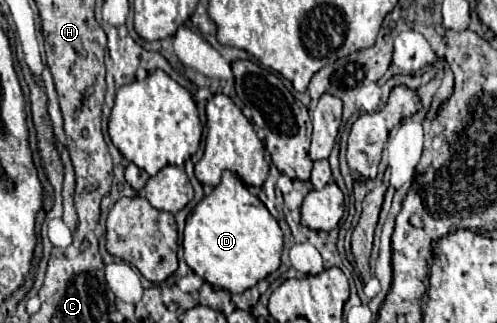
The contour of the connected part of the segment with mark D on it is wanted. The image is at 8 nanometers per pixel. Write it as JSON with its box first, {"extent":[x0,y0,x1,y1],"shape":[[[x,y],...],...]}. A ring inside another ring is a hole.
{"extent":[182,171,282,293],"shape":[[[224,171],[220,185],[188,217],[182,247],[184,259],[196,275],[230,293],[242,293],[280,267],[282,229],[242,179],[232,171]]]}

